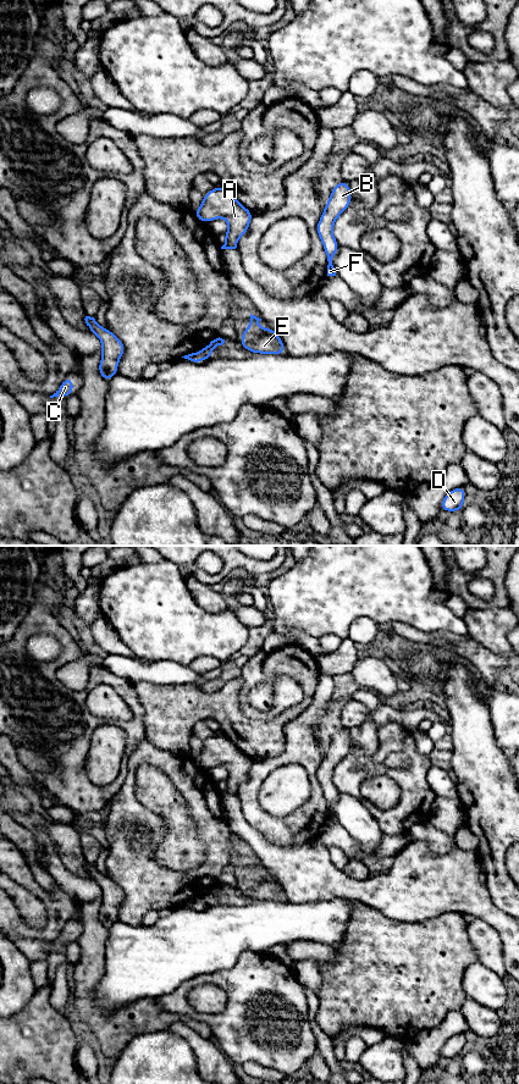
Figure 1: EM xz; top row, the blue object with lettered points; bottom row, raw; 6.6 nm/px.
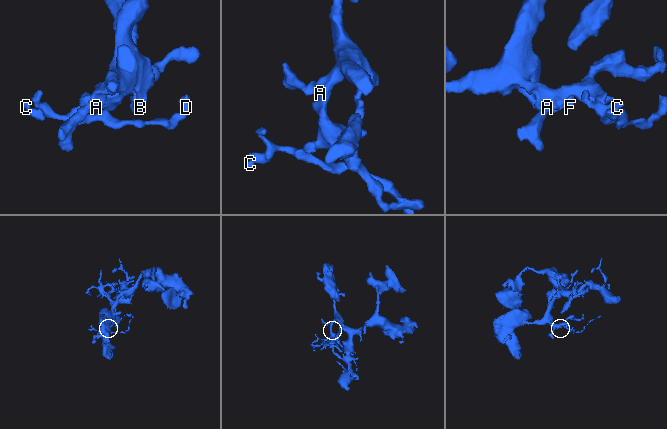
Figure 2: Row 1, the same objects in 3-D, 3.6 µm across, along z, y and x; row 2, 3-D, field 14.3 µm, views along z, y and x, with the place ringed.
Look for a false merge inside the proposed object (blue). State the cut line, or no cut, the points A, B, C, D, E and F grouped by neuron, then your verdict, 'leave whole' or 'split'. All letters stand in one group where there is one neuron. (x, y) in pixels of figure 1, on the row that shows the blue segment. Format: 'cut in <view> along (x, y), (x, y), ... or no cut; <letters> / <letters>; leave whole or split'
cut in xz along (197, 353), (203, 360); A B E F / C D; split

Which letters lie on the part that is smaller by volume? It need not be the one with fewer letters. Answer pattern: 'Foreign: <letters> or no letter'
Foreign: C, D

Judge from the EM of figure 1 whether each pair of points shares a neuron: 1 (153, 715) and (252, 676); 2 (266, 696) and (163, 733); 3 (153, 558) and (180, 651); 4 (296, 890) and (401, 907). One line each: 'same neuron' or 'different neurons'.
1: different neurons
2: same neuron
3: different neurons
4: same neuron

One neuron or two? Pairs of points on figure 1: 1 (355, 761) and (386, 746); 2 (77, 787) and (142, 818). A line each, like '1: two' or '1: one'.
1: one
2: two

